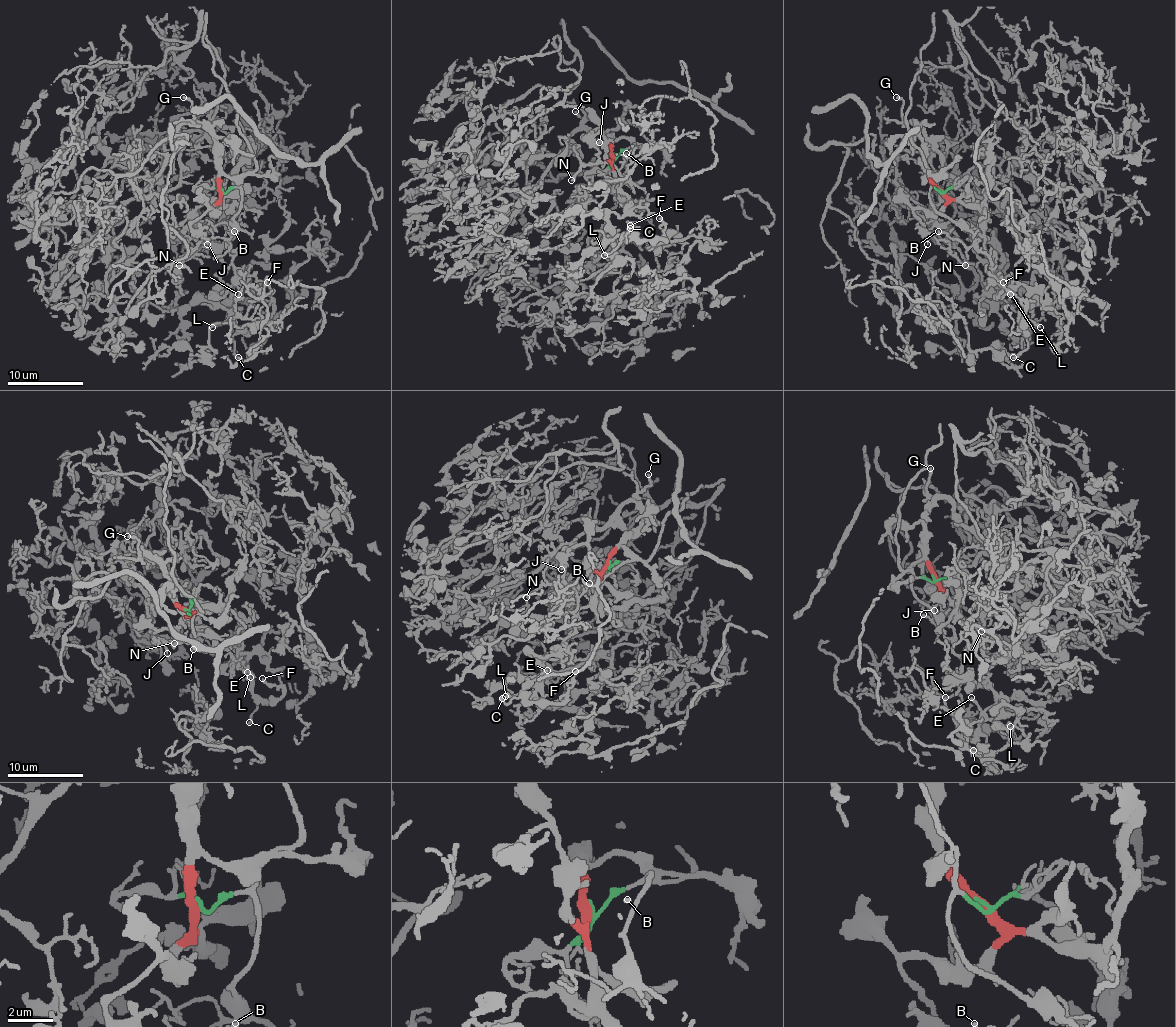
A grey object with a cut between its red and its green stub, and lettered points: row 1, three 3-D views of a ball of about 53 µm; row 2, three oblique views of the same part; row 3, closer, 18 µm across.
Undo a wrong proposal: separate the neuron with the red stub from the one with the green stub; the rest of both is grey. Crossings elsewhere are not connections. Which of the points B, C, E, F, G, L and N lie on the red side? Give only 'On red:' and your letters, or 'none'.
On red: G

